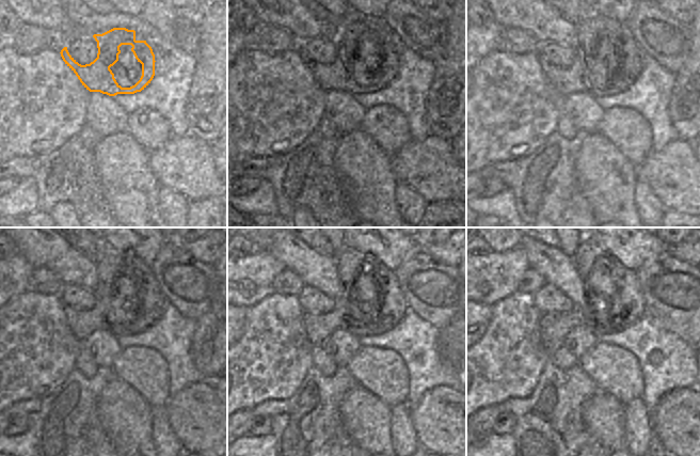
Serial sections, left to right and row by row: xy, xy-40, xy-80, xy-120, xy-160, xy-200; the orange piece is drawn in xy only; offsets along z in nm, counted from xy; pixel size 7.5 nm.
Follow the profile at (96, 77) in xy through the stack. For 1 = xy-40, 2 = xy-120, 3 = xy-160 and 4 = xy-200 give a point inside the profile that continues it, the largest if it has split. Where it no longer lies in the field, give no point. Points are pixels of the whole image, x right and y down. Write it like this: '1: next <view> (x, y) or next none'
1: next xy-40 (336, 77)
2: next xy-120 (113, 267)
3: next xy-160 (317, 327)
4: next xy-200 (627, 305)

